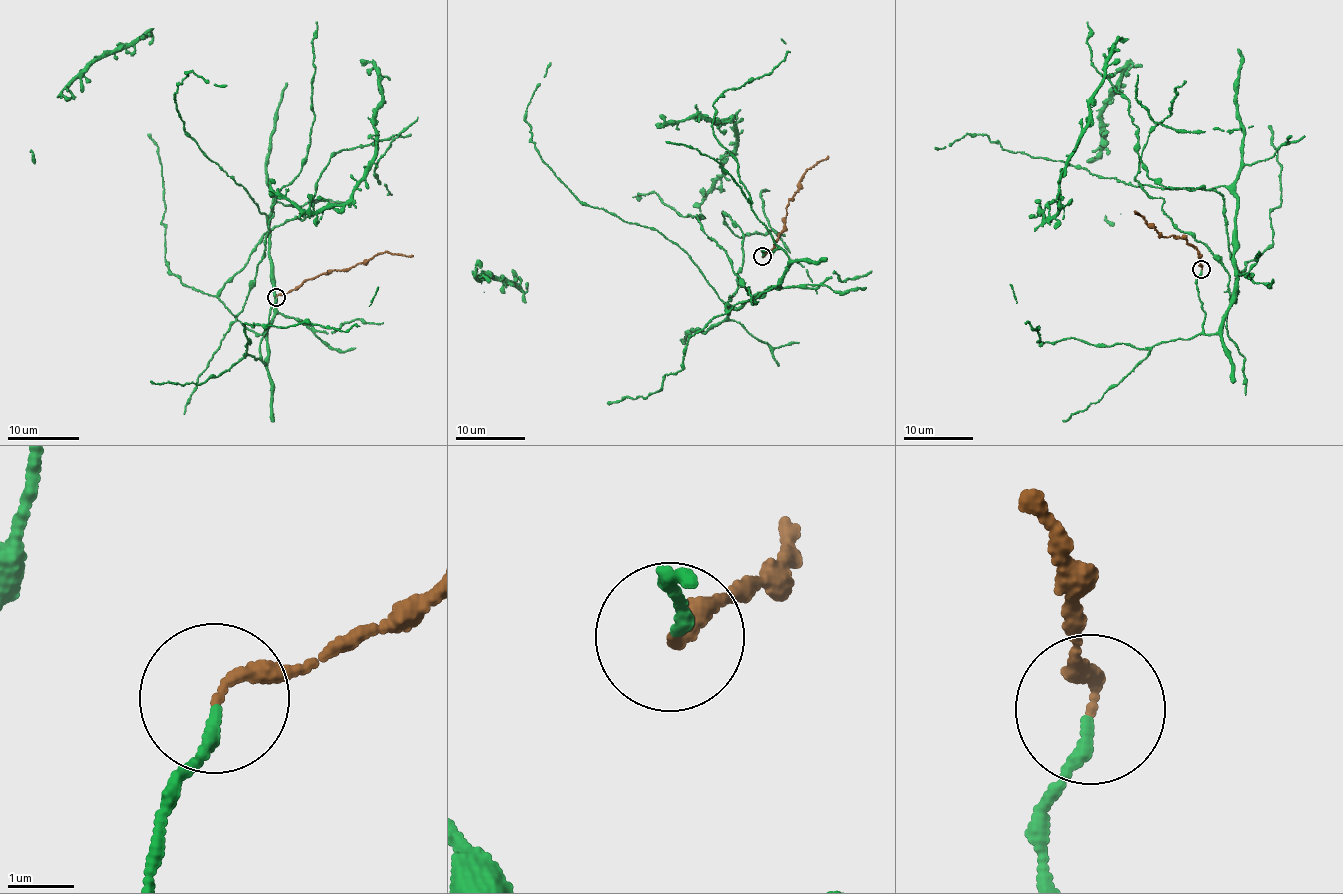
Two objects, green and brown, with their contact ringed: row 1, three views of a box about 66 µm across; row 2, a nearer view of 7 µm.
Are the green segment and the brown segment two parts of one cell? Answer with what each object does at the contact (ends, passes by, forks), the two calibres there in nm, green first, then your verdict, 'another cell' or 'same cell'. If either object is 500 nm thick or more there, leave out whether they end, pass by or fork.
green ends there; brown ends there; 160 nm thick on the green side, 200 nm on the other; same cell

